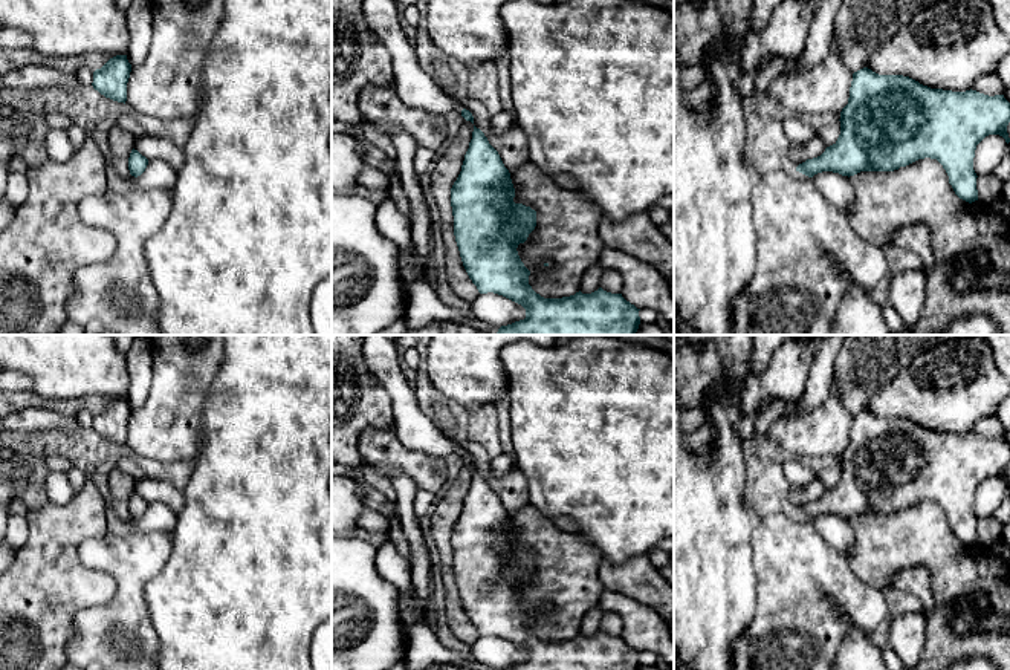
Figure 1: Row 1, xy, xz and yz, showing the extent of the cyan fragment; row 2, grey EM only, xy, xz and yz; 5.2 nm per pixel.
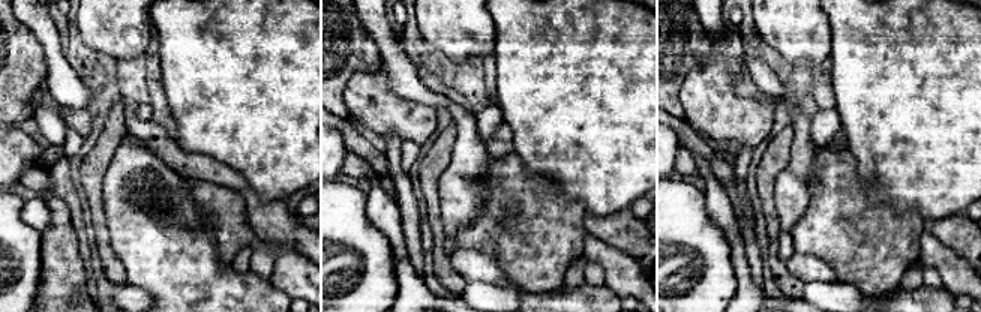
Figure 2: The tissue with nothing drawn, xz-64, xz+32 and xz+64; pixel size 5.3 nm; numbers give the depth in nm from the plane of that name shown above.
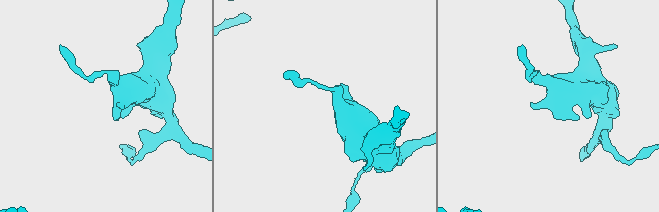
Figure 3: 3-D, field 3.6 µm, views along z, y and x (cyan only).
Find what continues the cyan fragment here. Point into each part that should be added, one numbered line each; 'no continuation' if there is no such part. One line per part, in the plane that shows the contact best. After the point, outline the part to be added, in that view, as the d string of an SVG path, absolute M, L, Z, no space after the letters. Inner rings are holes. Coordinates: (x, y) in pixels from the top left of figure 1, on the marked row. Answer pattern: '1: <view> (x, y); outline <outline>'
no continuation

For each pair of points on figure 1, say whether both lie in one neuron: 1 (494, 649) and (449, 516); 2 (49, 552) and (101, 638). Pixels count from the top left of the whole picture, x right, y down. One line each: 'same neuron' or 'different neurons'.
1: different neurons
2: different neurons

